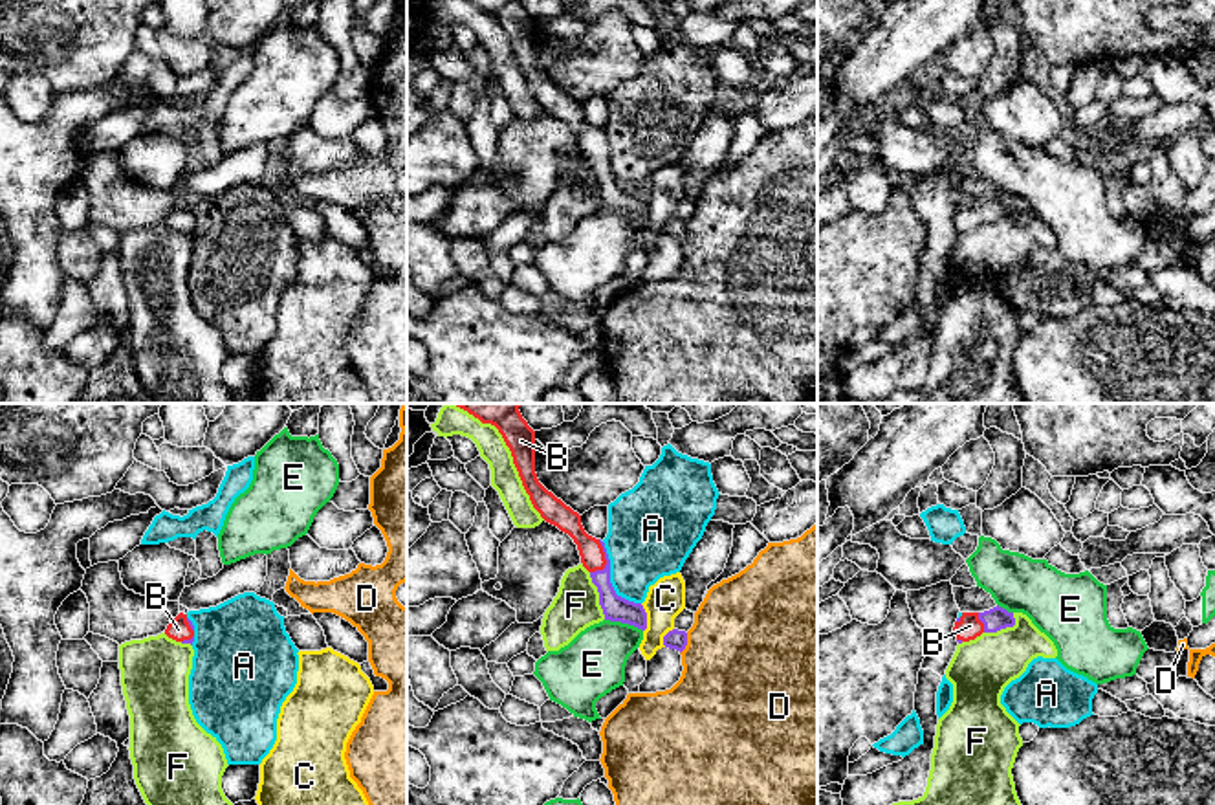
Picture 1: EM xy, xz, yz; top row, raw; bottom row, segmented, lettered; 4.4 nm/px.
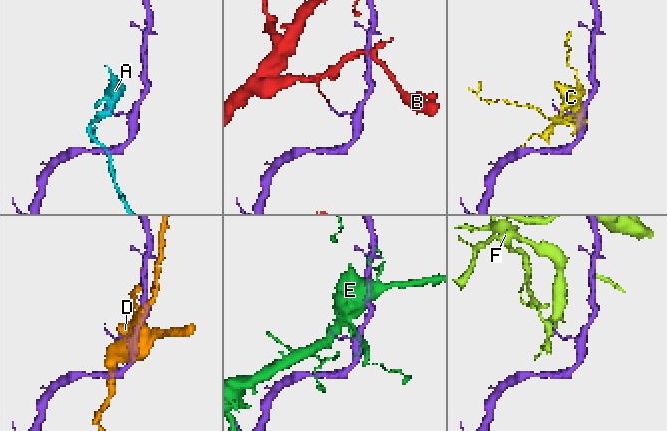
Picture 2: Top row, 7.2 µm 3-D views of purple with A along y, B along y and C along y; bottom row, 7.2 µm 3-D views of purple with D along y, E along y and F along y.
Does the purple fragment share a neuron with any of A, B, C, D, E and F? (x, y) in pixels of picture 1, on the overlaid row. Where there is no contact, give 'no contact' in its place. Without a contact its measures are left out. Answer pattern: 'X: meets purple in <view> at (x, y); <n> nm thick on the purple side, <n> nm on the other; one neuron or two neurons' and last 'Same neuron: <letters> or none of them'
A: meets purple in xz at (609, 580); 110 nm thick on the purple side, 360 nm on the other; two neurons
B: meets purple in xz at (605, 558); 110 nm thick on the purple side, 110 nm on the other; two neurons
C: meets purple in xz at (645, 618); 110 nm thick on the purple side, 170 nm on the other; two neurons
D: meets purple in xz at (686, 644); 90 nm thick on the purple side, 500 nm on the other; two neurons
E: meets purple in xz at (623, 622); 110 nm thick on the purple side, 280 nm on the other; two neurons
F: meets purple in xz at (600, 596); 110 nm thick on the purple side, 200 nm on the other; two neurons
Same neuron: none of them

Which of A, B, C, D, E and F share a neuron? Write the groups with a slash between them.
A / B / C / D / E / F

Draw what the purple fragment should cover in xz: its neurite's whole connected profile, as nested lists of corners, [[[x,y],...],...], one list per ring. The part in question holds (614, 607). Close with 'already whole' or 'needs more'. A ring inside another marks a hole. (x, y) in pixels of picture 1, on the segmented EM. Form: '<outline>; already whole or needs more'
[[[599,539],[607,565],[603,570],[590,572],[592,583],[599,592],[599,605],[603,609],[605,620],[621,622],[634,625],[641,631],[647,629],[647,612],[641,603],[629,601],[616,594],[610,583],[610,559],[605,548],[605,543]]]; already whole

